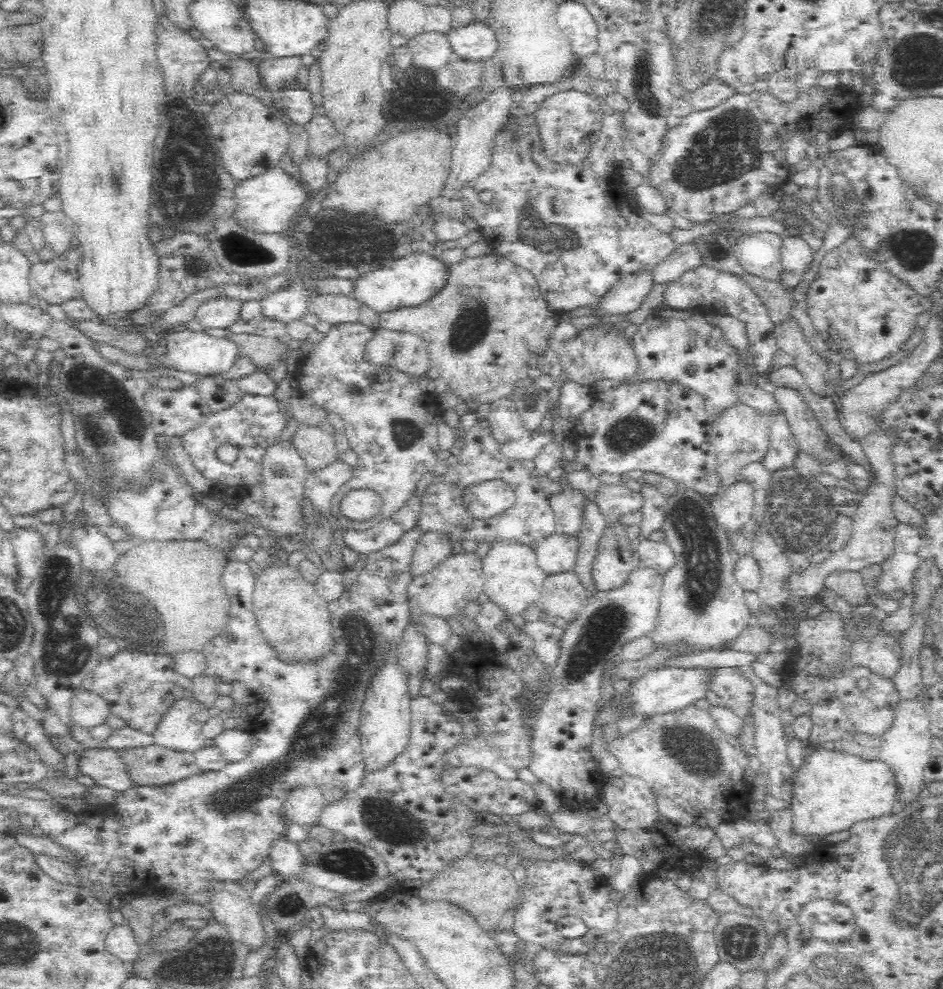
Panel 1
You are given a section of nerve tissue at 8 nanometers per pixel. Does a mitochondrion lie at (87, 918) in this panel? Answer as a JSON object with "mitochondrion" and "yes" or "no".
{"mitochondrion":"no"}

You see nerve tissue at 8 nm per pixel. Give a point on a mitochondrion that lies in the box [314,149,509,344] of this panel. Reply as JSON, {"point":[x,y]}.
{"point":[357,249]}

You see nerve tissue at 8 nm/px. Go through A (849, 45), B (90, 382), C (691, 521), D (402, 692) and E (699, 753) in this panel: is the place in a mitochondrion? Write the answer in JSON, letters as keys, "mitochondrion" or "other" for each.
{"A":"other","B":"mitochondrion","C":"mitochondrion","D":"other","E":"mitochondrion"}

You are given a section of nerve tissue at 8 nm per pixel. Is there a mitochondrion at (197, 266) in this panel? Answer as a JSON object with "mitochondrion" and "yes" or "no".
{"mitochondrion":"yes"}

